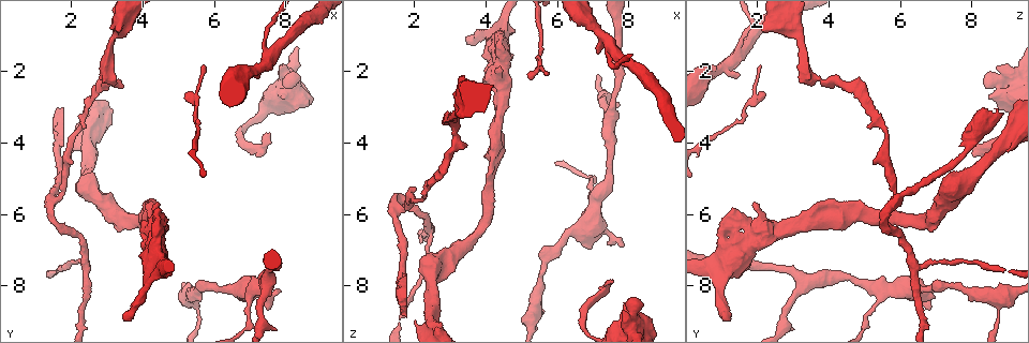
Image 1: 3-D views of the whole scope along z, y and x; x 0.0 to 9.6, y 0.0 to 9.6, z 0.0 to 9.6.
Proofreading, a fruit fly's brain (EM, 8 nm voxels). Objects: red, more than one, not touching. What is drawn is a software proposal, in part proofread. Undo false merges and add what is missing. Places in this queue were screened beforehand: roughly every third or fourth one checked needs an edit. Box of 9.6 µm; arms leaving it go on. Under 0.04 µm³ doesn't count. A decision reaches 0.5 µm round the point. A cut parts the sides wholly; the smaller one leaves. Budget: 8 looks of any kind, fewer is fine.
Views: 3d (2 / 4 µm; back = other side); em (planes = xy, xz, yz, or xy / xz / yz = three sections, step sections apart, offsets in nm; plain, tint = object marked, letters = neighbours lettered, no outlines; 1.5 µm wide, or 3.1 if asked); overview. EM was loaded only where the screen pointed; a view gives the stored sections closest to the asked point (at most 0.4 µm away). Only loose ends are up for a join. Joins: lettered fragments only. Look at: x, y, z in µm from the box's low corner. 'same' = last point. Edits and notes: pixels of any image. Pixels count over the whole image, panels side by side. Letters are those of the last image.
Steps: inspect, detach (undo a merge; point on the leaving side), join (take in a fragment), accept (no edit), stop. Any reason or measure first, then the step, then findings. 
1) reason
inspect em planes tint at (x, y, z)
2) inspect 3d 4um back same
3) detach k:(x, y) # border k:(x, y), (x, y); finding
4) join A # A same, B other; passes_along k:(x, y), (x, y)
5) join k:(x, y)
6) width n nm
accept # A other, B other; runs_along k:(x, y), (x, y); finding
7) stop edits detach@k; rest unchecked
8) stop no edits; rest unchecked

three arms meet
inspect 3d 2um at (7.50, 7.85, 3.35)

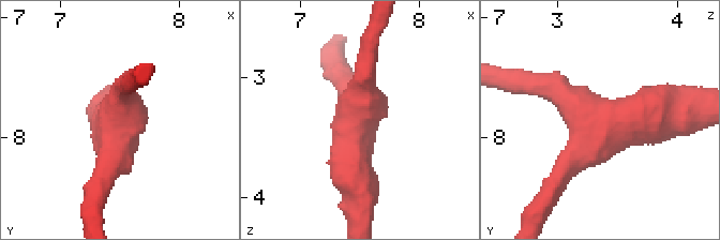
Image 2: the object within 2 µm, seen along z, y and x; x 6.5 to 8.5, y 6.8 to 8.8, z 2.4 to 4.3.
arms 3; arm_widths 190, 220, 280 nm; shape alone is not enough
inspect em planes tint at (7.44, 7.88, 3.34)

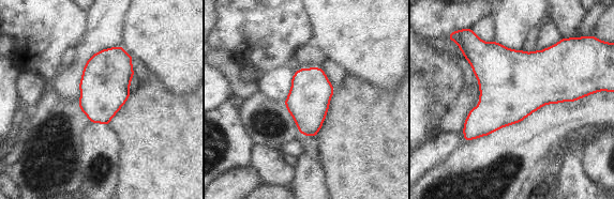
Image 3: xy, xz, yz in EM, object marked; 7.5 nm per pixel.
what lies round it
inspect em planes letters same

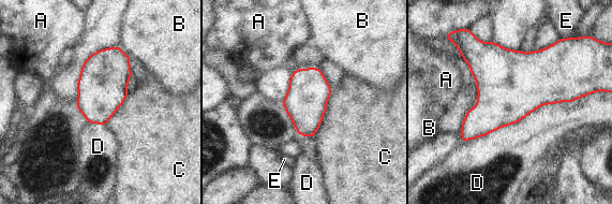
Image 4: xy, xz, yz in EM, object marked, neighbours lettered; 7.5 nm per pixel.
width 360 nm
accept # A other, B other, C other, D other, E other; border 4:(332, 89), (324, 118), (313, 136); one neuron here

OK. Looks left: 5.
branch point
inspect 3d 4um at (2.40, 7.45, 6.45)

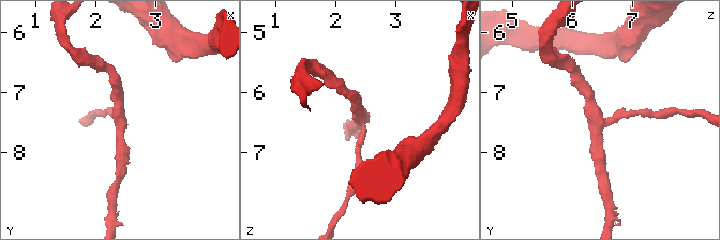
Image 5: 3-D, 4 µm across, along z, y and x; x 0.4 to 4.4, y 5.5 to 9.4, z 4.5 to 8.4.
arms 3; need the tissue
inspect em planes tint at (2.45, 7.45, 6.50)

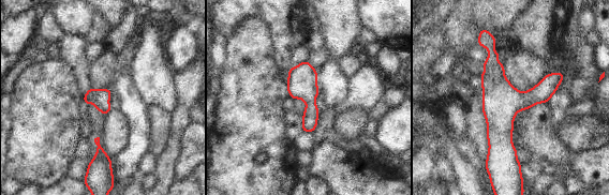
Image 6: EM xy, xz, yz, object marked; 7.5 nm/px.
see the neighbours
inspect em planes letters same

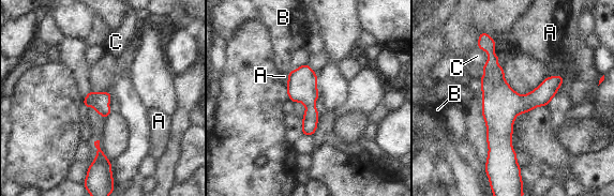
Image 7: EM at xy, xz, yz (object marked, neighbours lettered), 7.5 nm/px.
accept # A other, B other, C other; border 7:(547, 76), (562, 75), (564, 77); one neuron here

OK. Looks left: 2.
free end
inspect 3d 4um at (3.50, 8.95, 1.20)

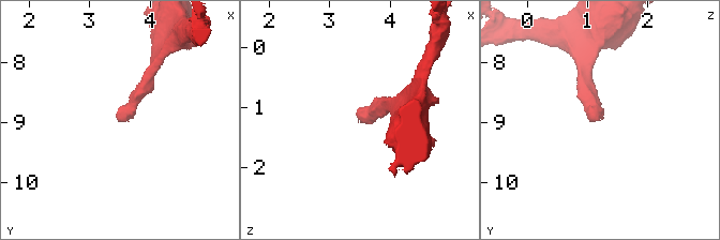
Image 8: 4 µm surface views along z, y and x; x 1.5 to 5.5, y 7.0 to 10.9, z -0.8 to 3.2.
now the EM
inspect em planes letters at (3.45, 8.95, 1.25)

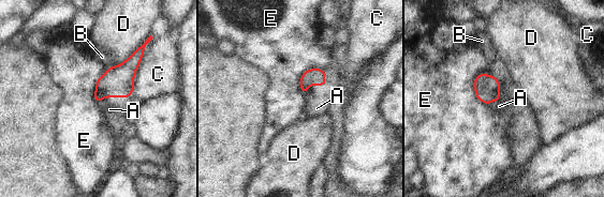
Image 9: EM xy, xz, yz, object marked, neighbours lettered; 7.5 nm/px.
join A # A same, B other, C other, D other, E other; passes_along 9:(487, 87), (494, 100), (499, 106); the neuron continues

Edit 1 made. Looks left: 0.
stop edits join@9; rest unchecked

